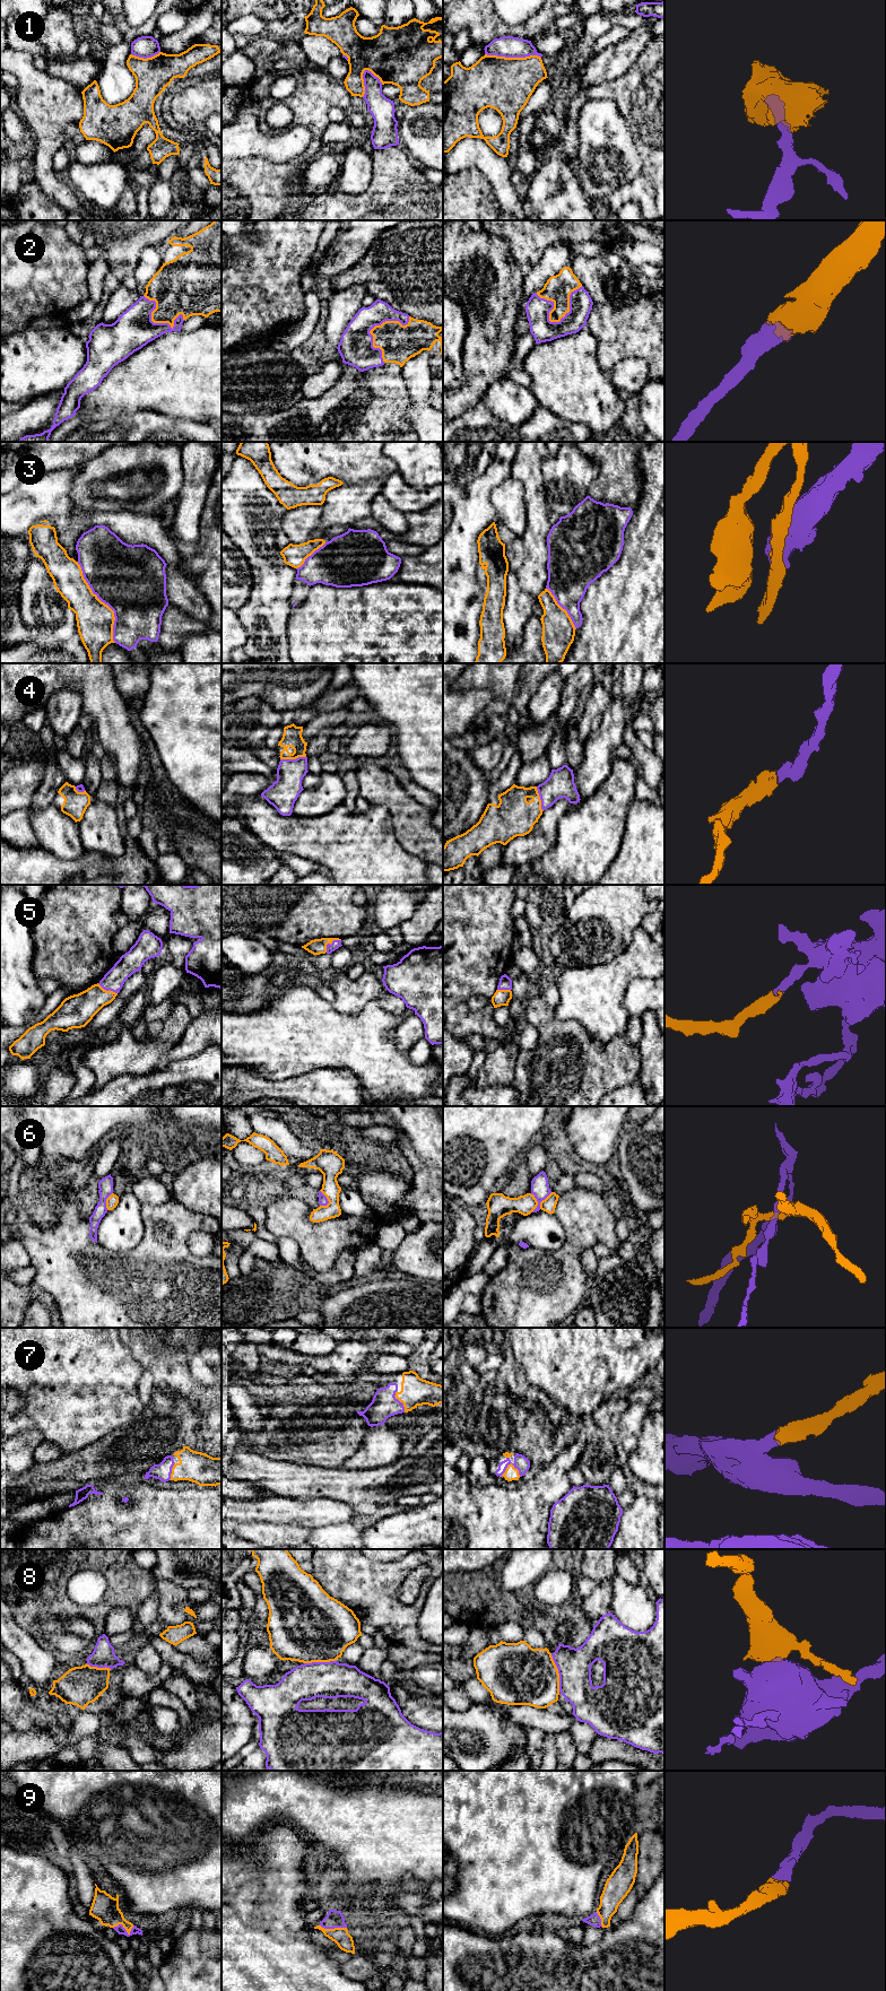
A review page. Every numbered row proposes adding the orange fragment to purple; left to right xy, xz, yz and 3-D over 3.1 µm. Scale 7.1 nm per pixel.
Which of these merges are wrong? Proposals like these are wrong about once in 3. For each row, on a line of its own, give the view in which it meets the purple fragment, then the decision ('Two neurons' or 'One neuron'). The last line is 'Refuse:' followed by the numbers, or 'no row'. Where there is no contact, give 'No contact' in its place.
1: Touches purple in yz. Two neurons
2: Touches purple in yz. One neuron
3: Touches purple in xy. Two neurons
4: Touches purple in xz. One neuron
5: Touches purple in xz. One neuron
6: Touches purple in yz. Two neurons
7: Touches purple in yz. One neuron
8: Touches purple in yz. Two neurons
9: Touches purple in xy. One neuron
Refuse: 1, 3, 6, 8

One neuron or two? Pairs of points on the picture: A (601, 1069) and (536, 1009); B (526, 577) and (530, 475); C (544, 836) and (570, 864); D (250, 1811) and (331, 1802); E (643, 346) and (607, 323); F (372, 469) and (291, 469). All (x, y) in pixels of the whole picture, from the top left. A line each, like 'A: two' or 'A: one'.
A: one
B: one
C: two
D: one
E: one
F: one

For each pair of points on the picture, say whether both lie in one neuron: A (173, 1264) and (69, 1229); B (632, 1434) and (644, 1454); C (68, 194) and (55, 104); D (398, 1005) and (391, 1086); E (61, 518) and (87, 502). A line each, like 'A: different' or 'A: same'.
A: same
B: different
C: same
D: different
E: different

